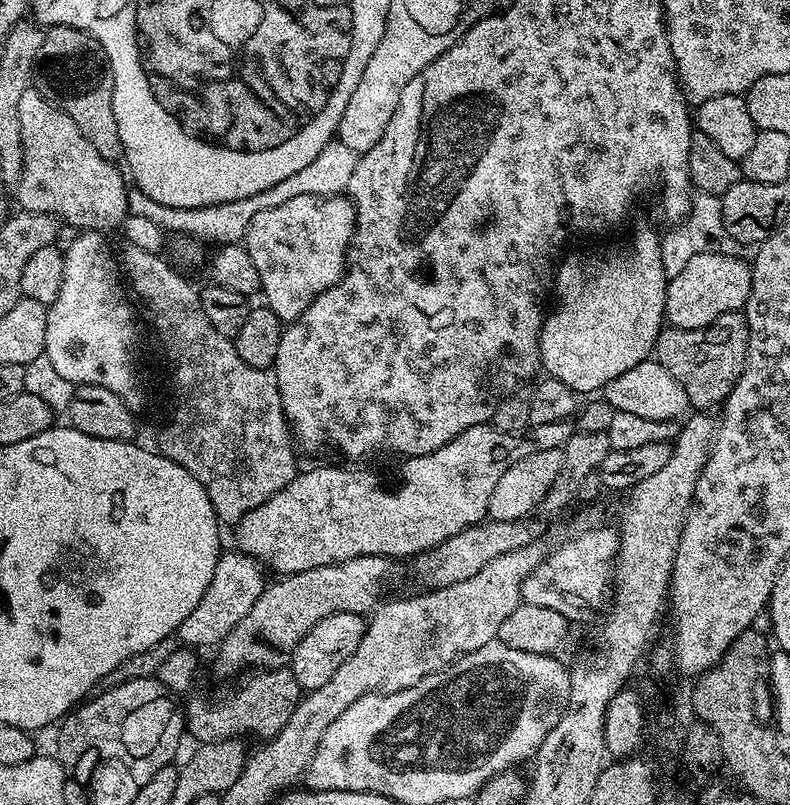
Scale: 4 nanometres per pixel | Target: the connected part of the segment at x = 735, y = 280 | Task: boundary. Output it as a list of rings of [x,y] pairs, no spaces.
[[[715,251],[697,254],[690,262],[679,265],[671,273],[664,315],[673,328],[698,330],[710,326],[722,314],[739,312],[750,298],[752,285],[752,265],[740,256],[727,256],[725,252]]]

